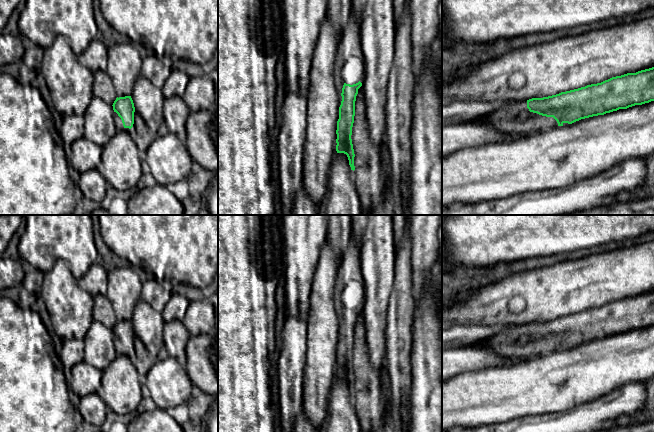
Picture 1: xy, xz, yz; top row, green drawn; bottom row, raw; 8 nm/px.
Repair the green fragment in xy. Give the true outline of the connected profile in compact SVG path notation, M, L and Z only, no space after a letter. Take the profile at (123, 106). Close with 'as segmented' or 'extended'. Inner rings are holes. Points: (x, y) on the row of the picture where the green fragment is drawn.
M131 96L117 97L113 103L113 119L117 131L124 131L125 128L131 129L134 124L135 107Z; extended

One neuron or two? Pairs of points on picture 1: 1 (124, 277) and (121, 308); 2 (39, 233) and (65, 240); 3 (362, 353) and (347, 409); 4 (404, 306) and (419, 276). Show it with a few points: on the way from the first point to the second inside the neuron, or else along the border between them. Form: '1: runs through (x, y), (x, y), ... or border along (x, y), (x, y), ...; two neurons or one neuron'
1: runs through (124, 285), (124, 300); one neuron
2: runs through (45, 233), (59, 234); one neuron
3: border along (353, 395), (356, 416), (358, 418); two neurons
4: border along (412, 267), (412, 296), (415, 303); two neurons

